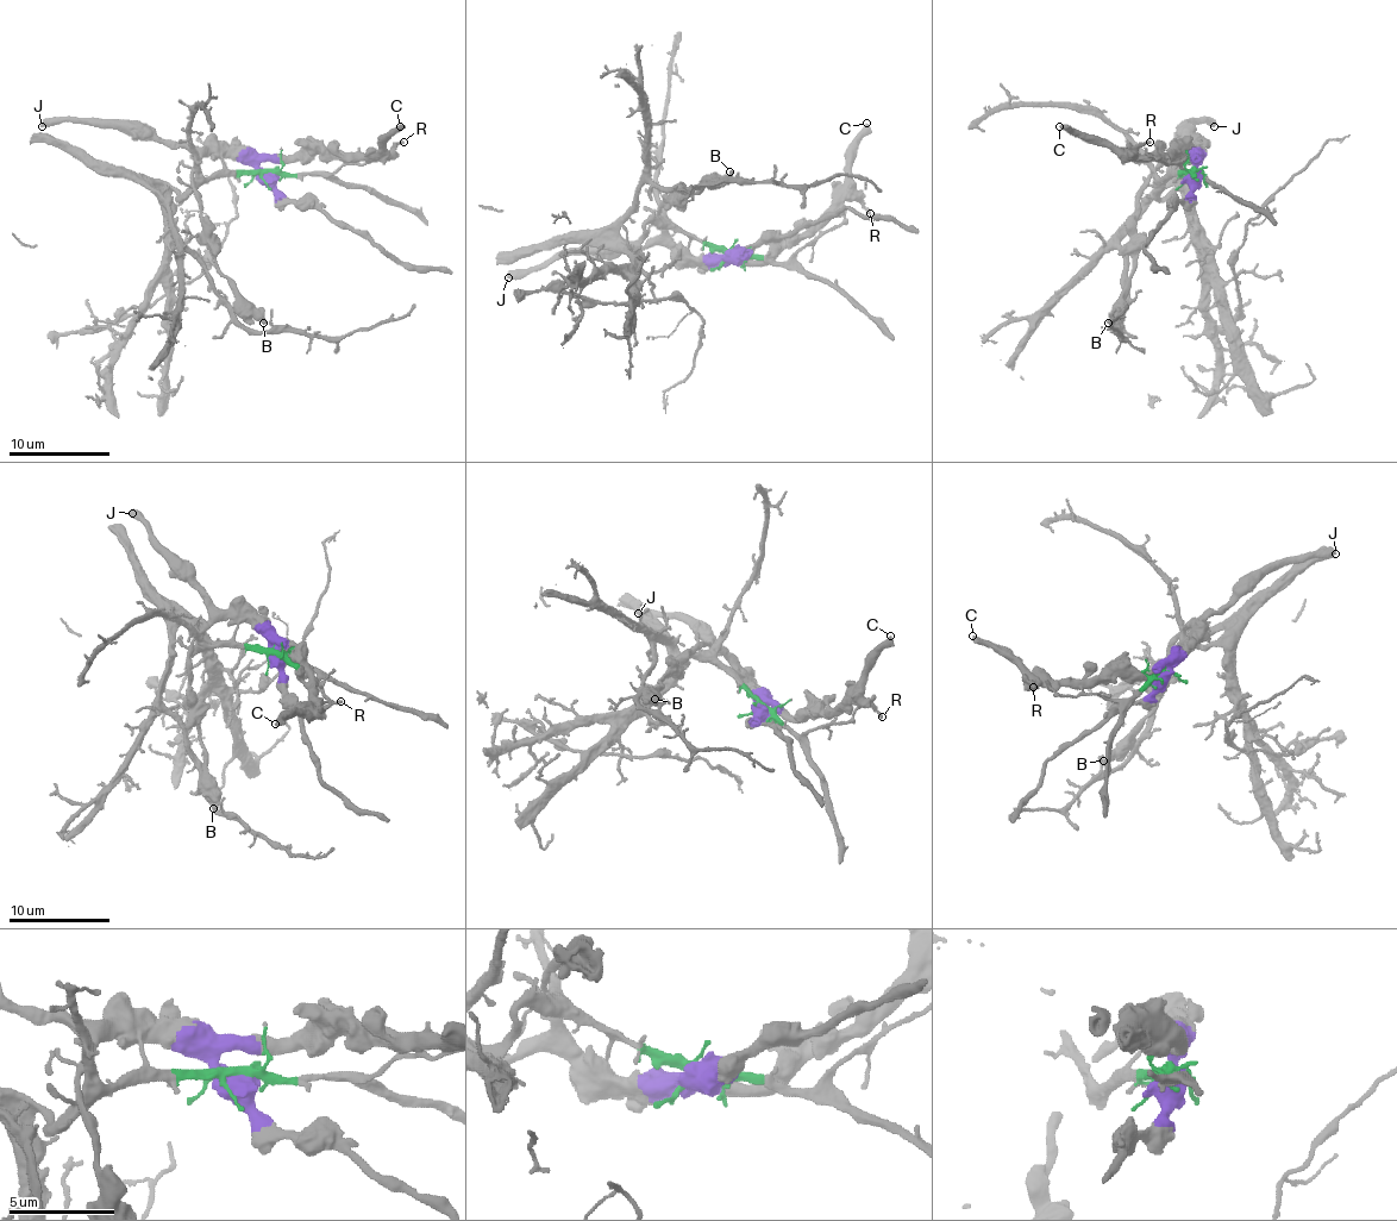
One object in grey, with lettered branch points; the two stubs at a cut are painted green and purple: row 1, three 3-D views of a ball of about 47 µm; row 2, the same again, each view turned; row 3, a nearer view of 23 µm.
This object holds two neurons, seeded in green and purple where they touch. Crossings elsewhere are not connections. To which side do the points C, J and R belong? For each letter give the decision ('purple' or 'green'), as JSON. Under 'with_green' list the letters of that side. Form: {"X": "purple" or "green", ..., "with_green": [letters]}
{"C": "purple", "J": "purple", "R": "purple", "with_green": []}

